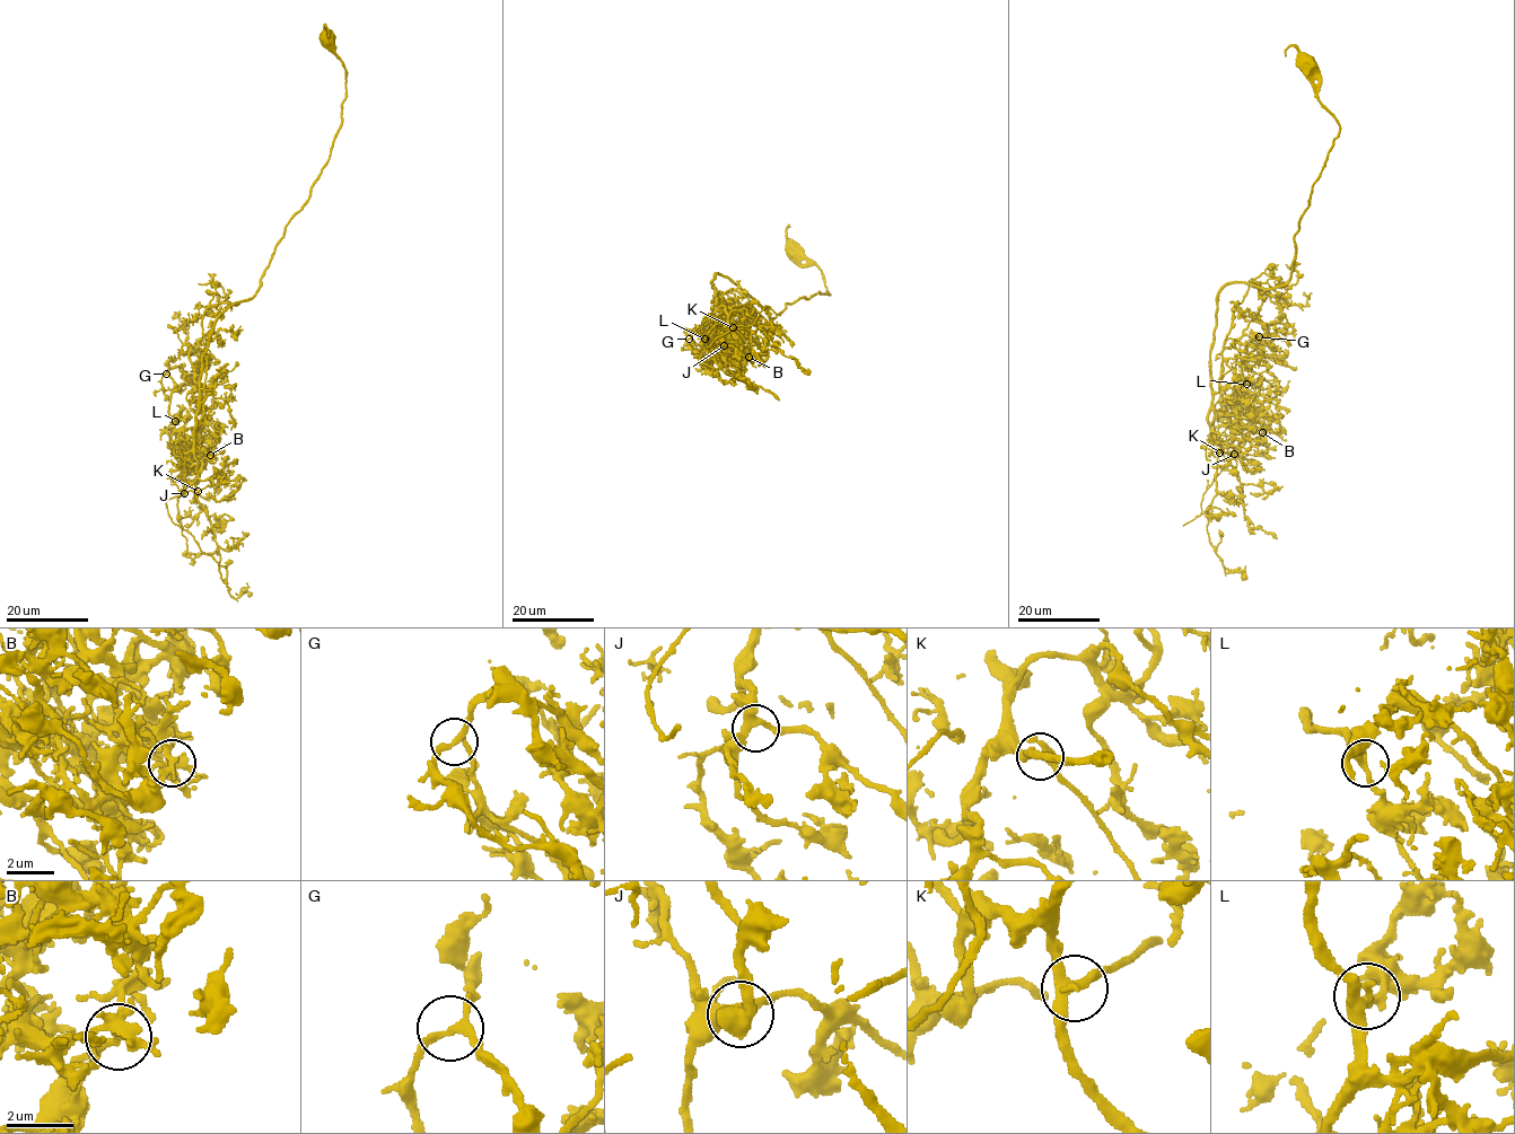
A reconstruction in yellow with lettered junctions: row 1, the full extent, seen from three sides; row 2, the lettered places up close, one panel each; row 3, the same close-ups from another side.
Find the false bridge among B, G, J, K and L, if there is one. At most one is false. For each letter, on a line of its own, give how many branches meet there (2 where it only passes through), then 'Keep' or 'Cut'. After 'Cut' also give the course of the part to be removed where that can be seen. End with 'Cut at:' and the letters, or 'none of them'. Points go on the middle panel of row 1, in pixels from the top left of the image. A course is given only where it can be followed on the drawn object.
B: Branches: 3. Cut. Course of the part to remove: (749, 357), (730, 332), (703, 317), (719, 324), (705, 337), (708, 348), (736, 325), (752, 324), (765, 307)
G: Branches: 3. Keep
J: Branches: 3. Keep
K: Branches: 3. Keep
L: Branches: 3. Keep
Cut at: B

